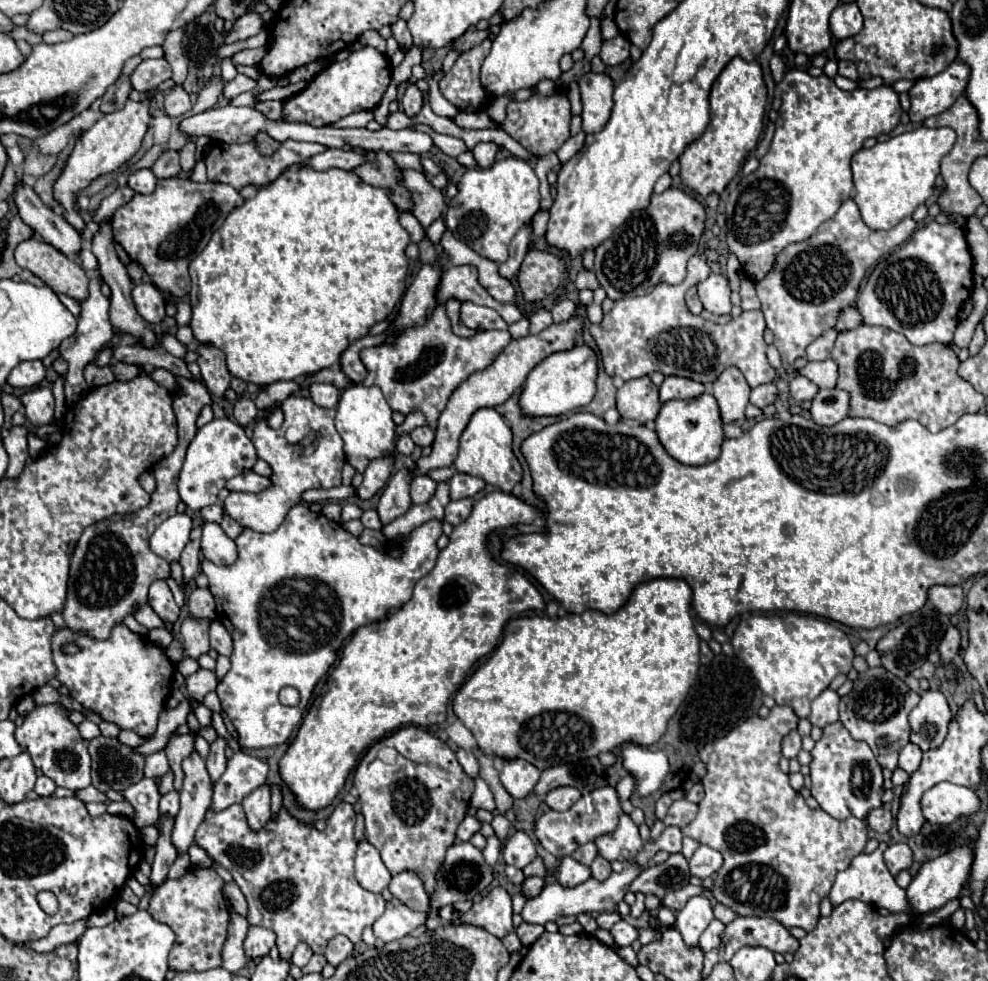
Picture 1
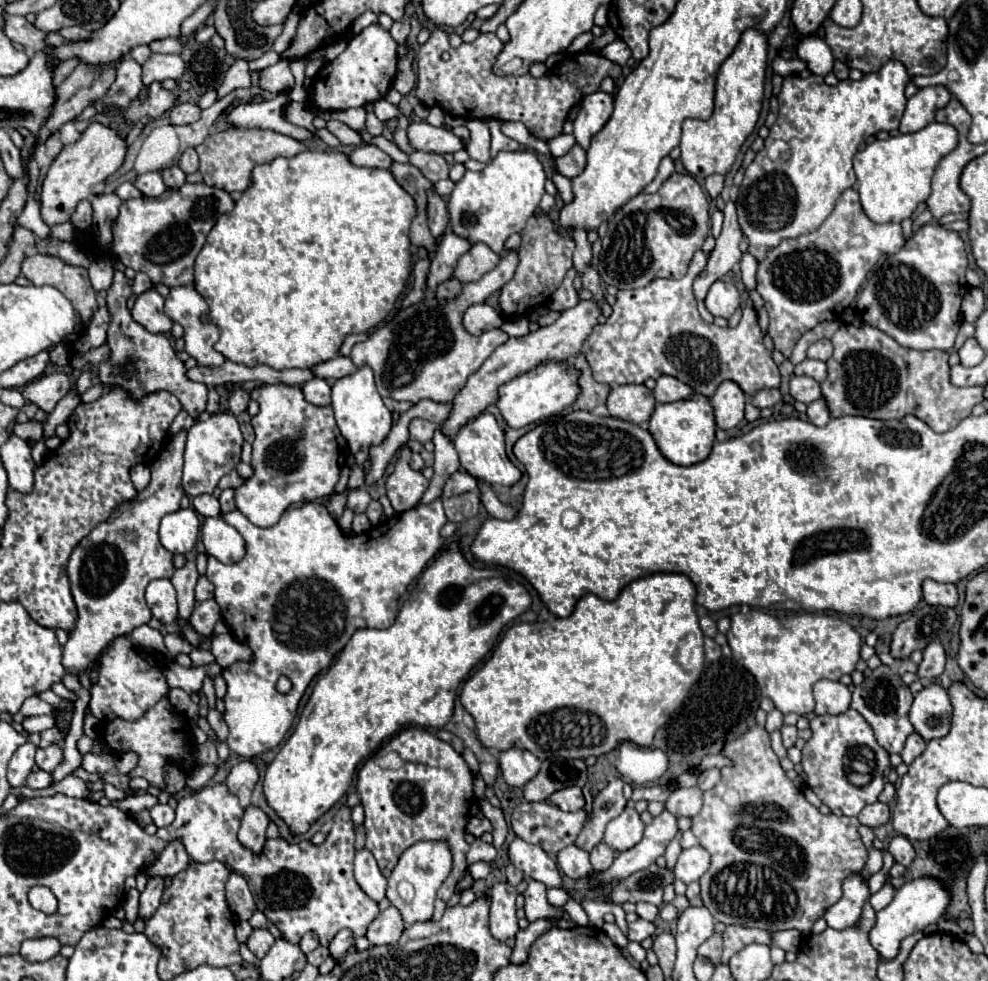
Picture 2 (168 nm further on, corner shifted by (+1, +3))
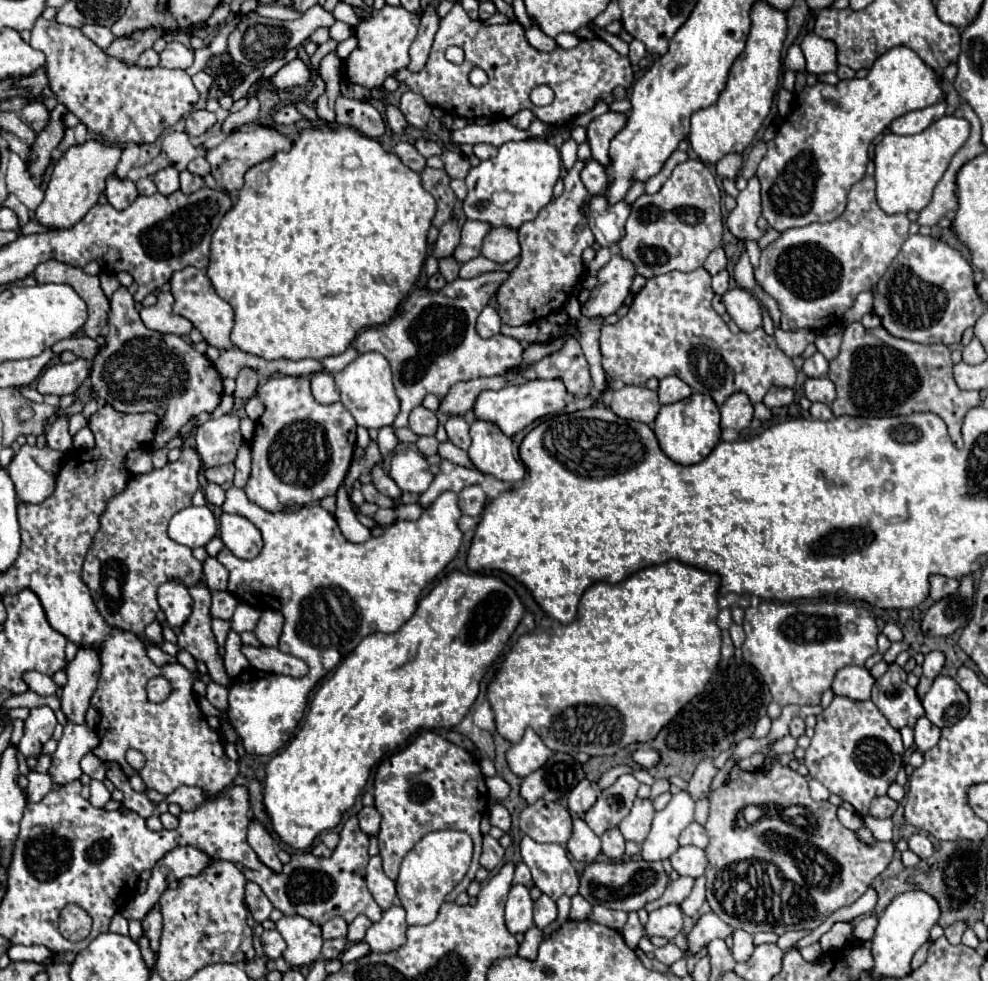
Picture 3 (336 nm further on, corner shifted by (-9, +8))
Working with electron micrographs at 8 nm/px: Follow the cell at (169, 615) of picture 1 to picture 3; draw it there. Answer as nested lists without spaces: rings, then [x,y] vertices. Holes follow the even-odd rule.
[[[168,581],[158,589],[160,609],[166,613],[170,627],[182,627],[192,615],[192,597],[182,583]]]

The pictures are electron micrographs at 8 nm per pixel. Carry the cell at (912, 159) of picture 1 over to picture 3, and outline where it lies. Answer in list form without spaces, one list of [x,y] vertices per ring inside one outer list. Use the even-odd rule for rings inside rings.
[[[944,115],[918,135],[900,137],[894,133],[886,133],[884,139],[876,145],[876,157],[874,157],[876,197],[880,209],[890,215],[922,211],[930,203],[932,191],[936,183],[942,179],[944,171],[948,169],[950,159],[964,145],[968,135],[970,135],[970,123],[954,115]]]

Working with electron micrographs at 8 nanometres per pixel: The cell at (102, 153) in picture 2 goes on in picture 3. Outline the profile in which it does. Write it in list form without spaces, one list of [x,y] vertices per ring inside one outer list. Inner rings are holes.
[[[86,141],[84,145],[70,147],[64,157],[54,165],[50,183],[46,187],[44,201],[36,209],[36,221],[50,229],[68,229],[74,227],[84,215],[98,203],[100,193],[104,191],[104,181],[116,171],[122,149],[116,145],[106,145],[98,141]]]

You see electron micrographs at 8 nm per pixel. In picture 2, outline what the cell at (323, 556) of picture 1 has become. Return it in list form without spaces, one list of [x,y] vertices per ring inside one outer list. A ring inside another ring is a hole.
[[[440,500],[426,506],[420,504],[392,516],[366,534],[352,536],[346,536],[340,530],[338,522],[328,514],[324,504],[314,502],[288,508],[280,522],[270,528],[254,526],[238,510],[224,514],[222,518],[242,534],[246,542],[246,556],[232,566],[220,564],[216,558],[209,556],[206,576],[214,584],[214,600],[220,606],[222,620],[230,628],[230,634],[252,650],[250,662],[234,662],[222,672],[228,684],[224,720],[230,734],[226,742],[234,754],[254,758],[276,748],[284,740],[296,718],[298,702],[304,690],[316,674],[332,664],[332,658],[346,646],[354,630],[388,628],[394,622],[398,614],[398,598],[442,548],[444,540],[440,538],[440,528],[448,520]],[[280,676],[288,676],[292,682],[292,690],[288,694],[280,694],[276,690]]]

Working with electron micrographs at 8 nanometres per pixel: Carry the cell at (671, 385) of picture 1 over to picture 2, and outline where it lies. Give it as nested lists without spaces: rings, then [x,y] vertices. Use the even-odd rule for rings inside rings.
[[[660,376],[658,384],[654,388],[654,396],[656,396],[656,402],[676,402],[676,400],[690,398],[692,388],[682,384],[674,376]]]

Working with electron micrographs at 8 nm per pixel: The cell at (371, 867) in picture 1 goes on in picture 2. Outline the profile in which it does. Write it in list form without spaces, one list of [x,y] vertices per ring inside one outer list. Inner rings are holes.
[[[362,848],[356,852],[356,860],[354,860],[354,878],[358,882],[358,886],[376,902],[380,902],[384,898],[384,890],[386,890],[386,878],[382,876],[374,856],[370,850]]]

